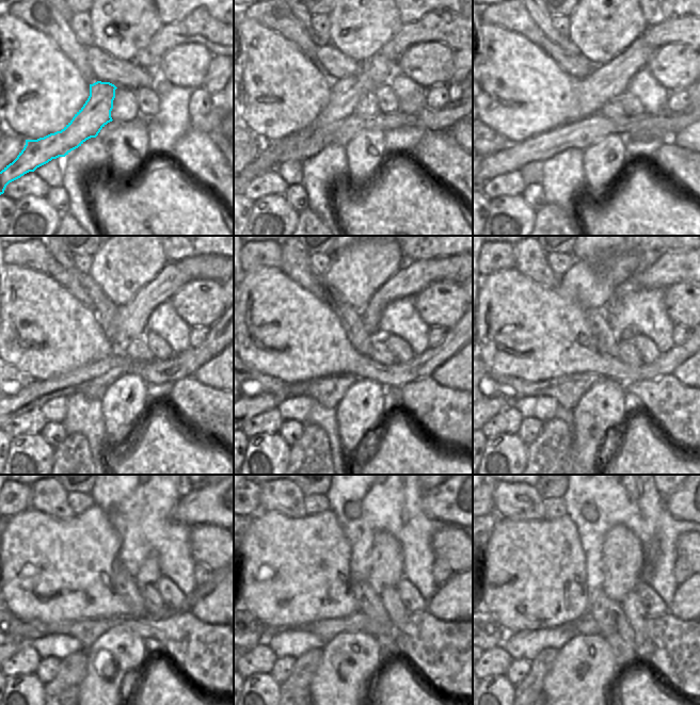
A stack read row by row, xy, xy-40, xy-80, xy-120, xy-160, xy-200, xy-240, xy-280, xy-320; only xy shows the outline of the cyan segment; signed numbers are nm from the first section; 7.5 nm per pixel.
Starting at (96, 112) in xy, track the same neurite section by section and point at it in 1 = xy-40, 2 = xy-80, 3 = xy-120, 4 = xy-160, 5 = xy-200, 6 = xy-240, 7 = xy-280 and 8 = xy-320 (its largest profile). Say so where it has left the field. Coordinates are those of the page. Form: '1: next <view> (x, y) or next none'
1: next xy-40 (376, 71)
2: next xy-80 (608, 81)
3: next xy-120 (130, 320)
4: next xy-160 (413, 276)
5: next xy-200 (681, 266)
6: next xy-240 (201, 503)
7: next xy-280 (450, 502)
8: next xy-320 (689, 501)

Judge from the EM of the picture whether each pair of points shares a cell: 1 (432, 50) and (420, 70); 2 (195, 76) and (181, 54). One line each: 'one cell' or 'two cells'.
1: one cell
2: one cell

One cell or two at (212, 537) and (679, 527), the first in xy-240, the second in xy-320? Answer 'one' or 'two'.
two

